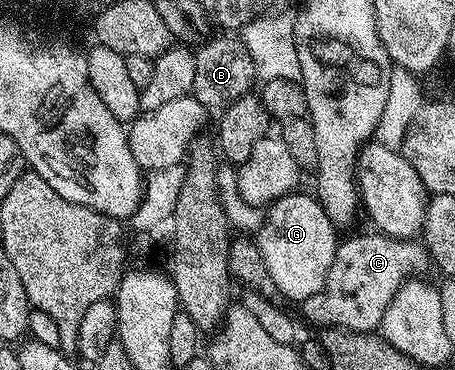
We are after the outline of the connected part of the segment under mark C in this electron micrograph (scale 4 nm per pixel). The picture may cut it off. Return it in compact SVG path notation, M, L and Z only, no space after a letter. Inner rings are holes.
M382 233L370 234L351 235L336 246L325 285L301 304L304 317L318 329L340 327L346 331L374 332L382 324L385 309L405 278L429 267L429 256L418 242L391 239Z

